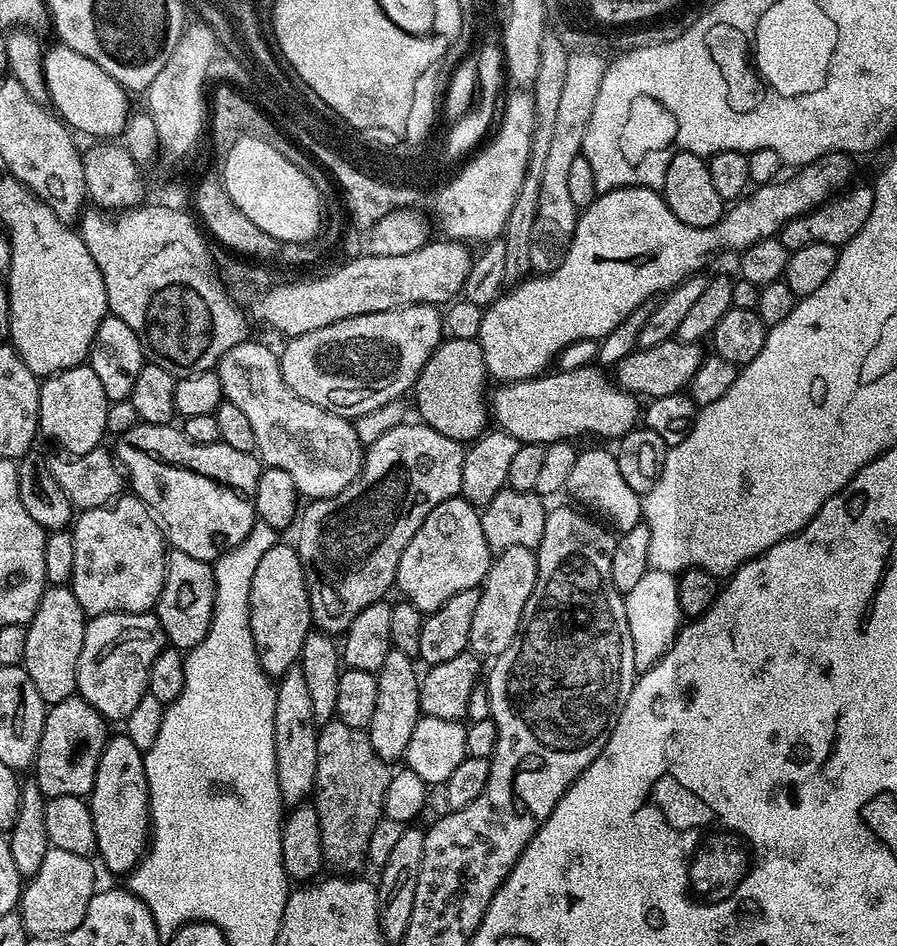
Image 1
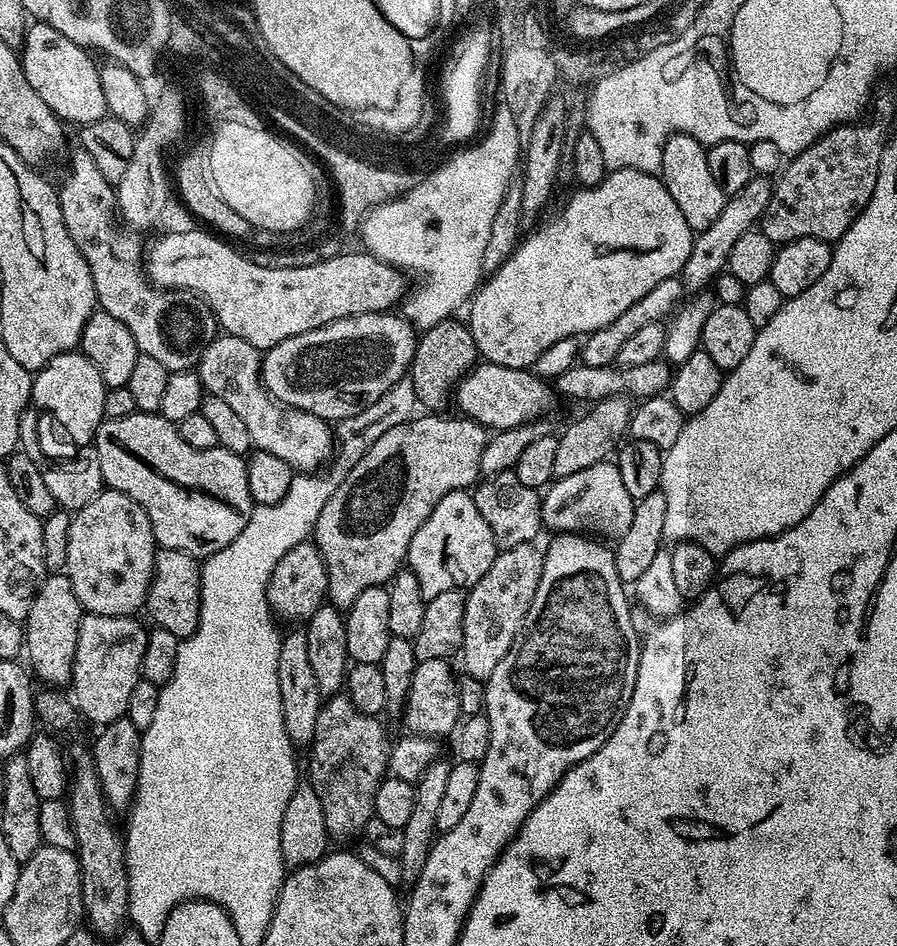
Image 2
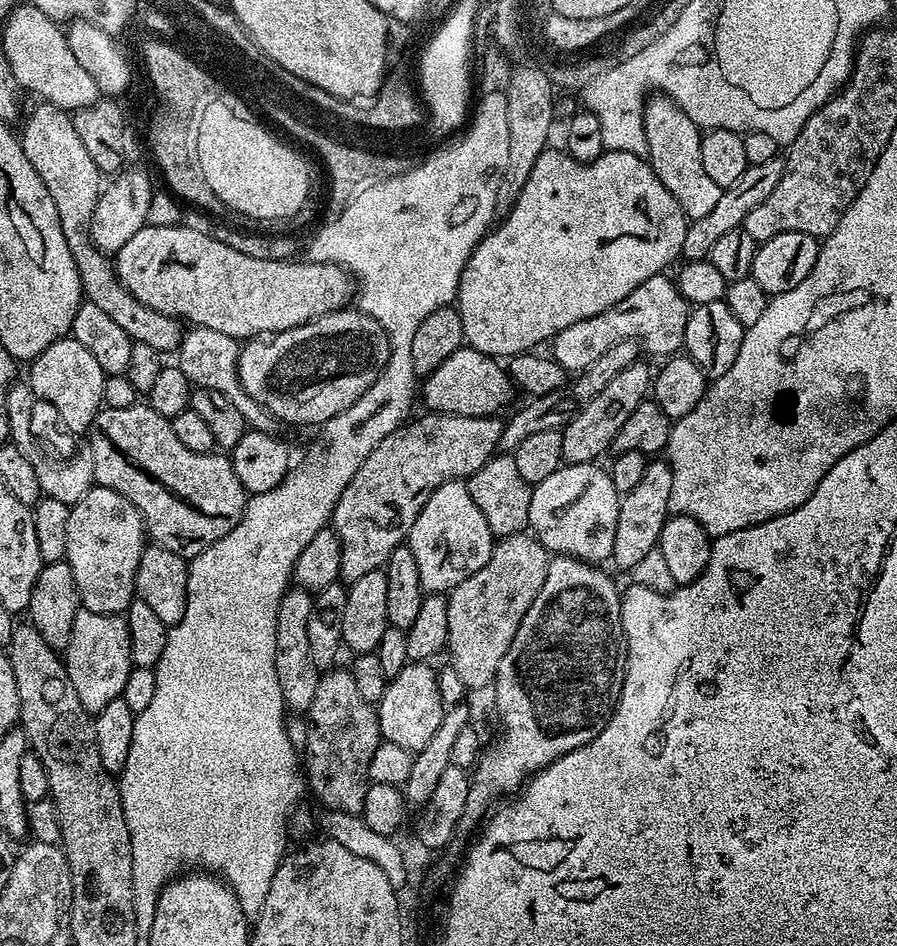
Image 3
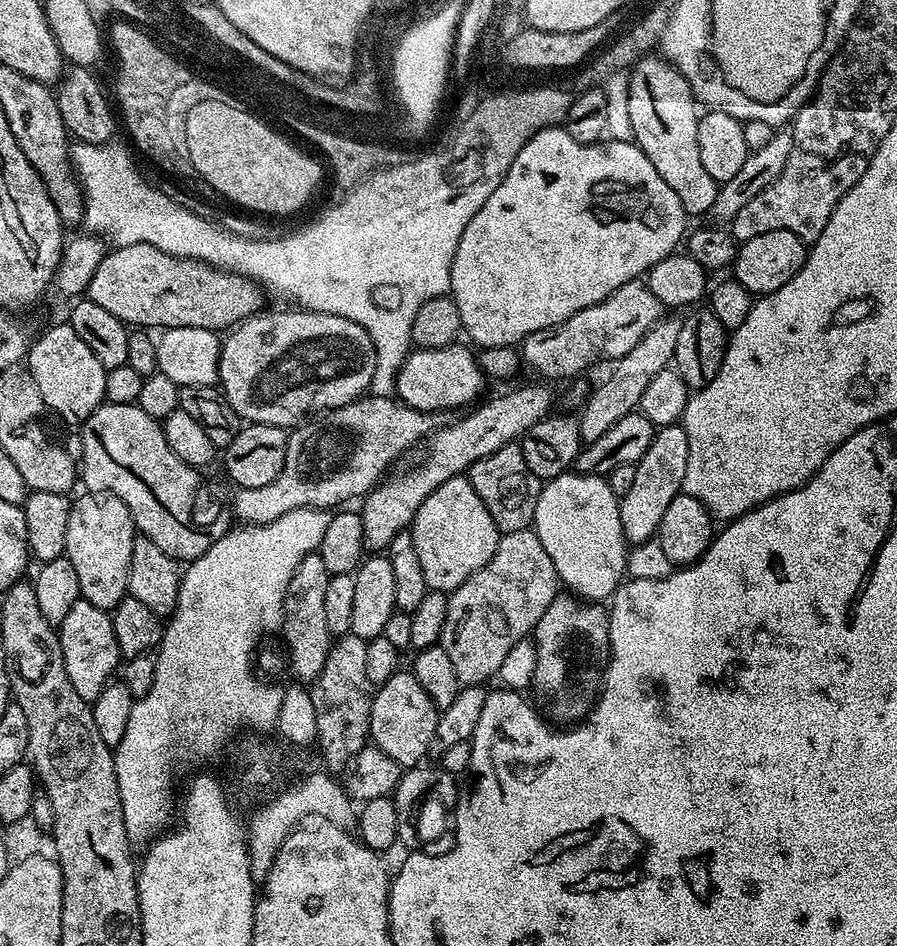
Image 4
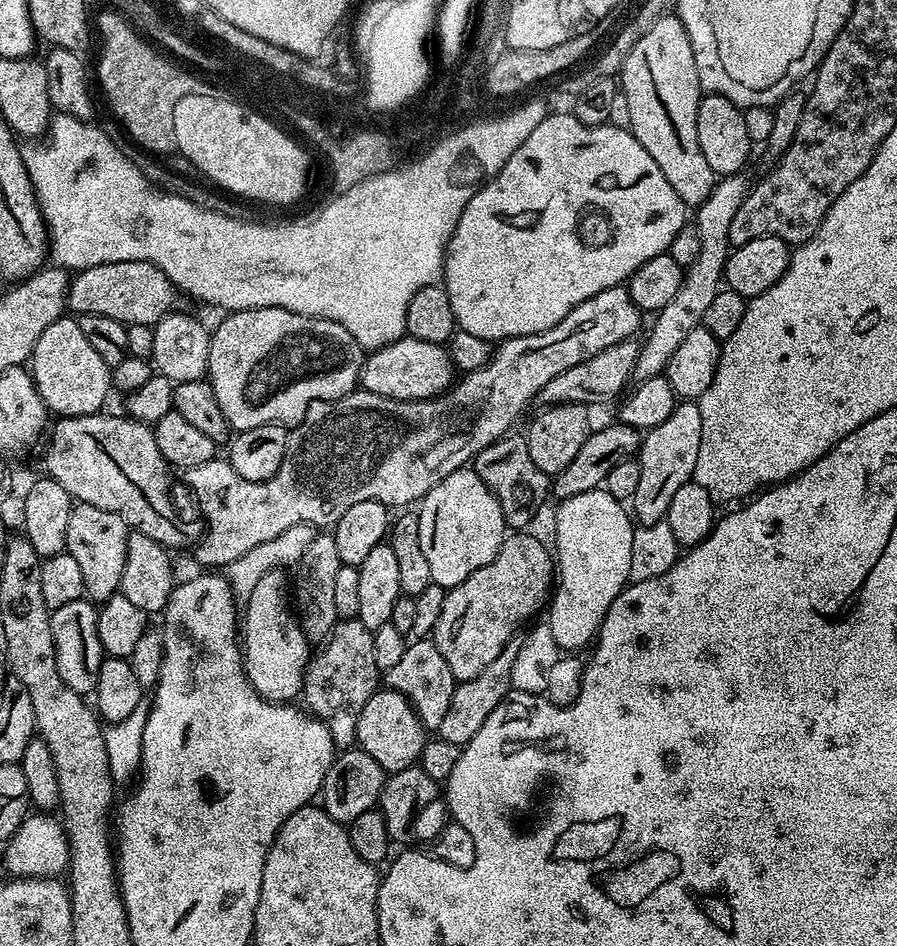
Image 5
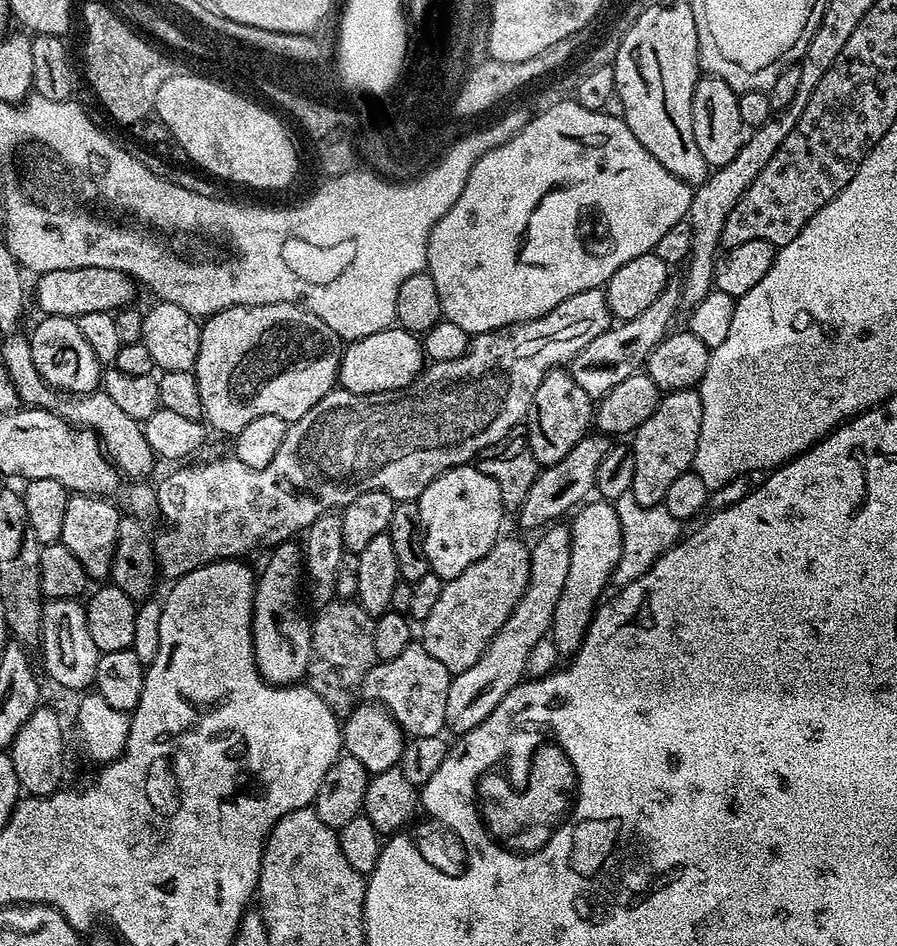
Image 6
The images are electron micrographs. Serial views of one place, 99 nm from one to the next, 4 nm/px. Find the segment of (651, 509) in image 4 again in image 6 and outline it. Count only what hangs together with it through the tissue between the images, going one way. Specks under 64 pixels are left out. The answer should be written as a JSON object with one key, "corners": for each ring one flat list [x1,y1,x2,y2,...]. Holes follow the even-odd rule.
{"corners":[[683,388,660,397,660,405,638,426,630,440,634,454,632,495,642,506,663,505,666,490,696,463,698,434,702,430,702,402,699,391]]}

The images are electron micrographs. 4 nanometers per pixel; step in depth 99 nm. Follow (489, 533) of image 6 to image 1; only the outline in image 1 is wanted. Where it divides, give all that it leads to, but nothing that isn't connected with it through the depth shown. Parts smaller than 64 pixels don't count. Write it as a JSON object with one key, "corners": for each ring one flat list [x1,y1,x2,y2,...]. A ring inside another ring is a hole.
{"corners":[[455,496,430,510,418,534,414,534,406,550,402,550,394,588,419,612,431,614,450,602,454,594,480,588,493,559,494,553,488,549,486,534,482,534,477,507,463,496]]}

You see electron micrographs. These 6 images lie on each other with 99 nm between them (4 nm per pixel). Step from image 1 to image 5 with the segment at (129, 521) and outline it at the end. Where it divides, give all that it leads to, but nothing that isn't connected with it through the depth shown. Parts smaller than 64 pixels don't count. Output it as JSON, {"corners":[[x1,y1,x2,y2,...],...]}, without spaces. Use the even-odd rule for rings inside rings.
{"corners":[[81,503,73,507,70,526,66,526,66,551,82,569,82,582,87,599,103,602,119,593,122,570,126,570,129,531,127,522,116,512]]}

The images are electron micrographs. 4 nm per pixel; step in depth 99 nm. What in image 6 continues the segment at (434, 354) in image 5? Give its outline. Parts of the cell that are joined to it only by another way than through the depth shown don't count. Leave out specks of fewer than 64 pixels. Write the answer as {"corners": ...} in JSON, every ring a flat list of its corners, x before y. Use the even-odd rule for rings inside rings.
{"corners":[[393,326,384,328,378,334,370,334,361,340,353,340,345,347,344,357,340,359,339,387,350,394,369,396,379,392,400,392,404,388,410,388,420,379,421,372,426,367,426,357,421,337,414,332]]}

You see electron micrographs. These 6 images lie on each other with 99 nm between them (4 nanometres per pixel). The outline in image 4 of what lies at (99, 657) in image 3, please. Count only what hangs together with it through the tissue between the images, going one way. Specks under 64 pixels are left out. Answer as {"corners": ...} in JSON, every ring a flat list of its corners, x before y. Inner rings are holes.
{"corners":[[82,598,74,602,74,606,70,606,70,614,62,618,58,631,66,674,70,674,74,690,78,690,80,697,86,701,96,700,98,694,102,694,104,687,117,675,122,664,111,615]]}

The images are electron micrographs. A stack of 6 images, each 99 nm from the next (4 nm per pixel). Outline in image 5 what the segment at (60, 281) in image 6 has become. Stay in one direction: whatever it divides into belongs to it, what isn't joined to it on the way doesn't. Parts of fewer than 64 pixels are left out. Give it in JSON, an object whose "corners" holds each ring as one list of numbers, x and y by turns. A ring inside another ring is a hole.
{"corners":[[123,260,85,268,73,275,68,285,66,304,76,314,98,314,114,318,126,326,155,326,160,319,177,307,176,296,178,297,176,285,158,266,154,266,148,260]]}

